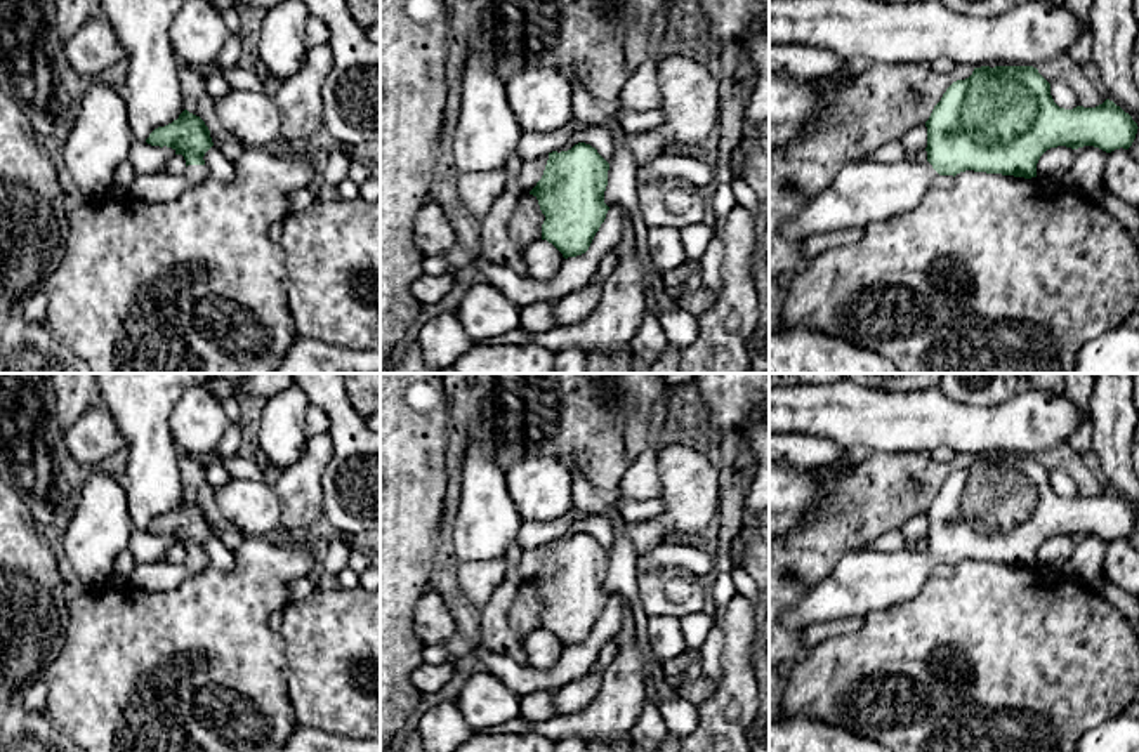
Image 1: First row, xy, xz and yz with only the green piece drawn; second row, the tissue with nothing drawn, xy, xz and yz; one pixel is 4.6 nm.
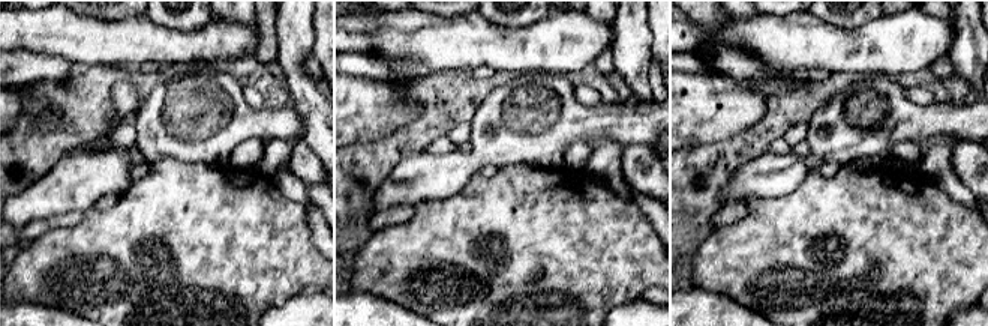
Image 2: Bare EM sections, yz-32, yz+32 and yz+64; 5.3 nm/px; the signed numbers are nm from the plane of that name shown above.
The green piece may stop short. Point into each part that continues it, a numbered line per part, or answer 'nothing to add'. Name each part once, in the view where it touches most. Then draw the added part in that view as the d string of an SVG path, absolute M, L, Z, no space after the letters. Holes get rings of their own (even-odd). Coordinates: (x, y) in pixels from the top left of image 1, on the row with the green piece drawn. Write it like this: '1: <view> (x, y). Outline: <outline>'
1: xy (195, 174). Outline: M188 165L184 177L189 181L189 186L198 186L210 177L207 165Z

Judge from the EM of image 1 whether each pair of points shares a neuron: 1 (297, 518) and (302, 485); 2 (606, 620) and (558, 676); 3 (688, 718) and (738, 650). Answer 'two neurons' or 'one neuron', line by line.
1: one neuron
2: one neuron
3: two neurons

